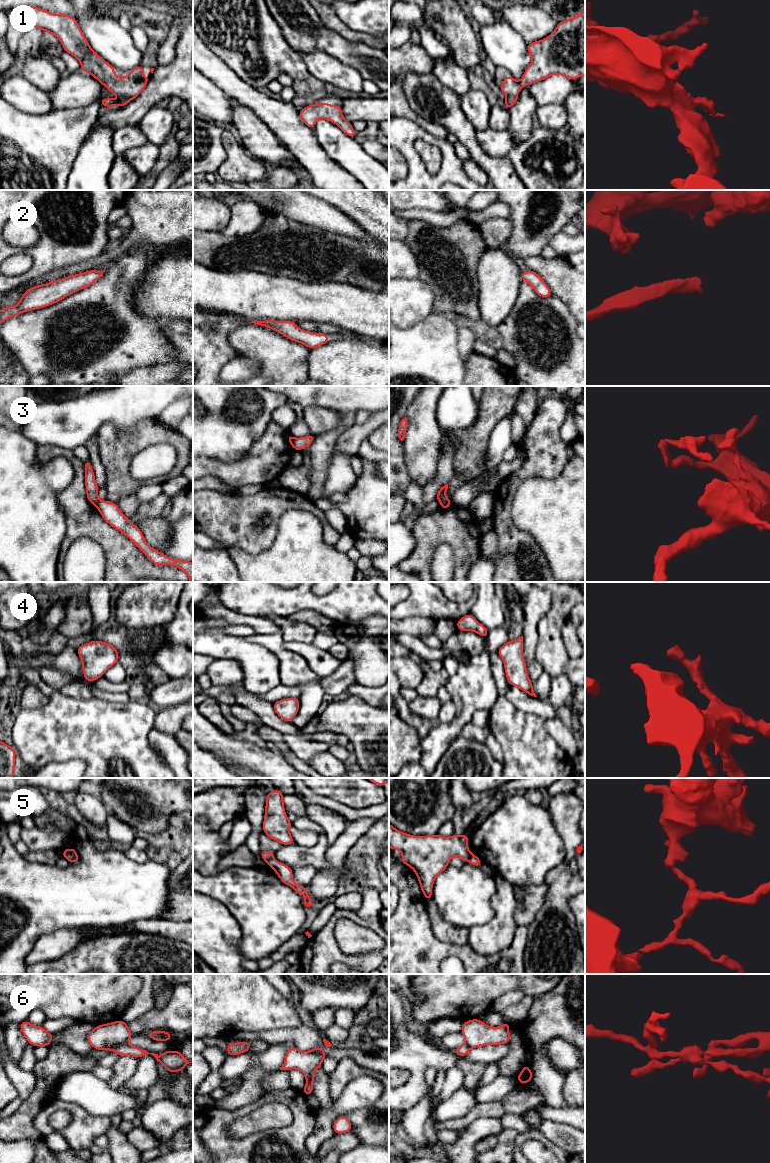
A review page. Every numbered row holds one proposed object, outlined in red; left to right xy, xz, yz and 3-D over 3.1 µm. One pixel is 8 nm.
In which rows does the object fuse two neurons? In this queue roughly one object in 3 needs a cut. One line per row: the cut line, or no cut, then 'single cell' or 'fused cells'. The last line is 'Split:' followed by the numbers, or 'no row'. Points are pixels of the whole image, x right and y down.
1: no cut; single cell
2: no cut; single cell
3: cut in yz along (450, 500), (441, 505); fused cells
4: no cut; single cell
5: cut in yz along (472, 853), (468, 860); fused cells
6: no cut; single cell
Split: 3, 5

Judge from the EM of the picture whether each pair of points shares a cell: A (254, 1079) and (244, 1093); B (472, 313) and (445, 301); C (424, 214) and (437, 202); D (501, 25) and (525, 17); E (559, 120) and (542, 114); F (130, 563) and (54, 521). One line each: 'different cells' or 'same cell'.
A: same cell
B: same cell
C: different cells
D: different cells
E: same cell
F: different cells

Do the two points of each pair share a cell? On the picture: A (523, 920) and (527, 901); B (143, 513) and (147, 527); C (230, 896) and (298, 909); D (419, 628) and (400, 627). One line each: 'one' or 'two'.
A: one
B: two
C: one
D: one

